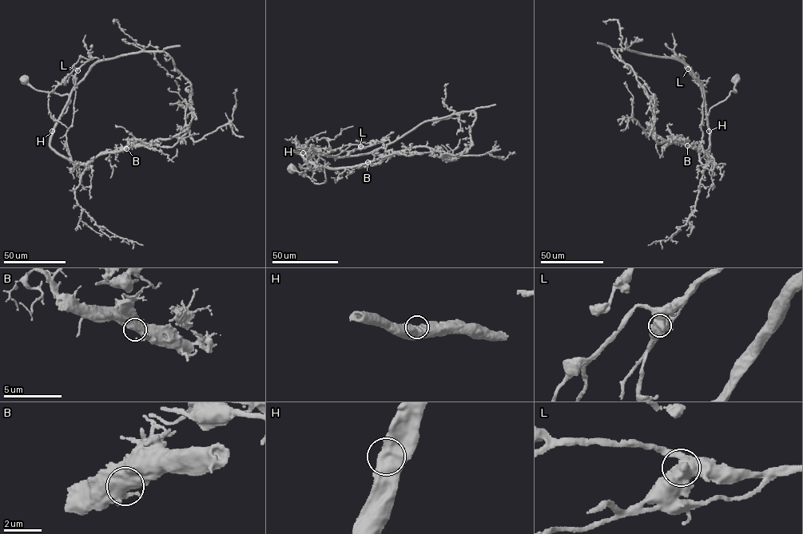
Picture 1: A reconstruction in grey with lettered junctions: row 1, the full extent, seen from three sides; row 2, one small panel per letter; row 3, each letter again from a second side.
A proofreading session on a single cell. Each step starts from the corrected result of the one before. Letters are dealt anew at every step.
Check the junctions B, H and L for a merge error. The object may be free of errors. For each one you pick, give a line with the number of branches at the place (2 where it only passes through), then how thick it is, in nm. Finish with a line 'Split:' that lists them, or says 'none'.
Split: none

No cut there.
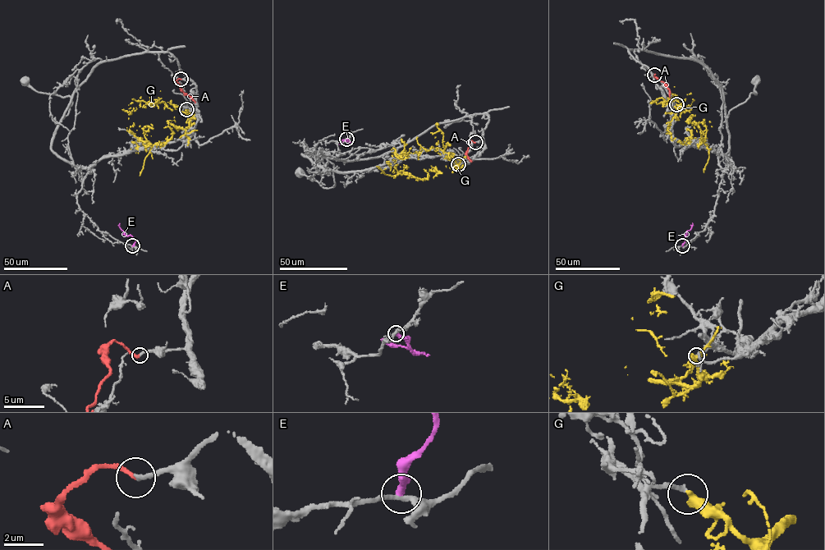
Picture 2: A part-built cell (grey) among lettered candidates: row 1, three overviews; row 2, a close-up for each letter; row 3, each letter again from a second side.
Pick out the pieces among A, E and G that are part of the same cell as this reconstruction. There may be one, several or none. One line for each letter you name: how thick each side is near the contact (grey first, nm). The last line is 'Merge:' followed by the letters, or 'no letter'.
A: Thickness 240 nm (grey) against 240 nm
Merge: A

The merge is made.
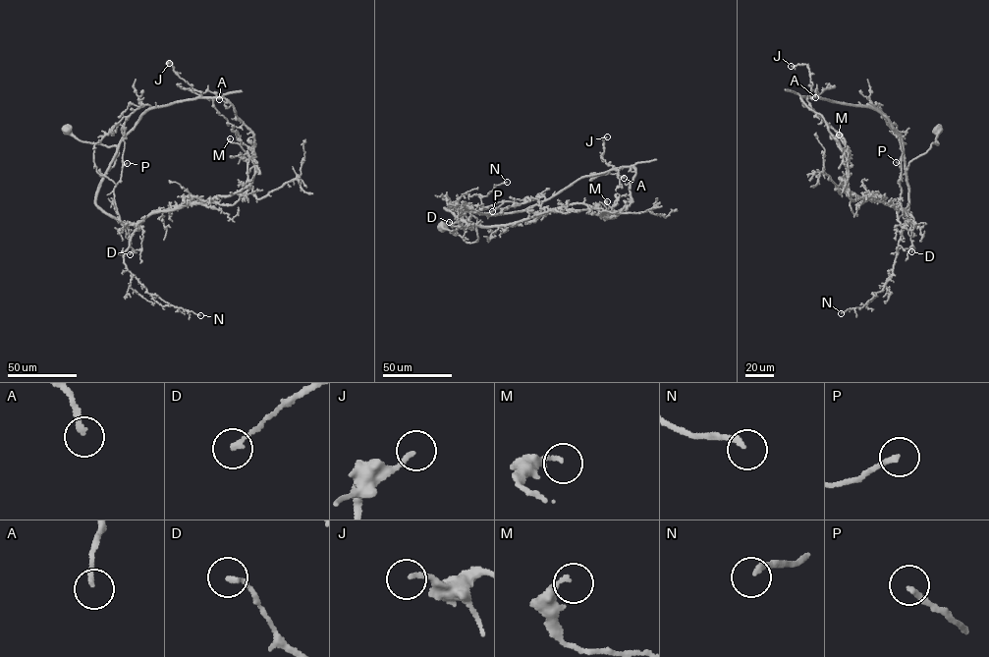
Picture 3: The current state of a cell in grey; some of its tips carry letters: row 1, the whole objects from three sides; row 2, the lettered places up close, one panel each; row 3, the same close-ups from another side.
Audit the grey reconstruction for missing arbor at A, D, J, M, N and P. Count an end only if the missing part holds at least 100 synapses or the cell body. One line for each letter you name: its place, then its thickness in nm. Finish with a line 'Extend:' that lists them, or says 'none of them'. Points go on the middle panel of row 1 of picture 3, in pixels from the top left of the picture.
Extend: none of them

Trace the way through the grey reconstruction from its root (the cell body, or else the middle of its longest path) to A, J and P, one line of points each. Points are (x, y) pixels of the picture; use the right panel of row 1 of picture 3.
A: (938, 129), (938, 143), (906, 170), (902, 141), (887, 118), (870, 107), (819, 98), (816, 89), (815, 97)
J: (938, 129), (938, 143), (906, 170), (902, 141), (887, 118), (870, 107), (815, 97), (807, 65), (791, 66)
P: (938, 129), (938, 143), (932, 143), (906, 170), (899, 137), (901, 163), (896, 162)

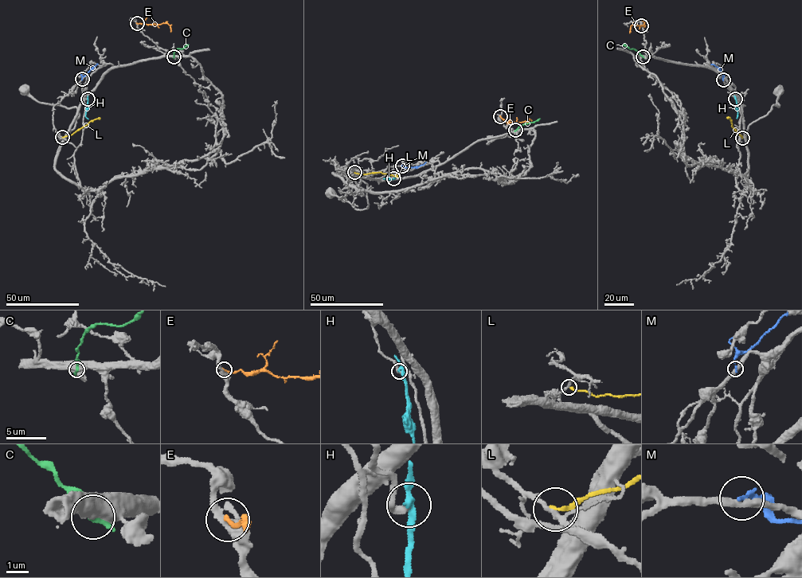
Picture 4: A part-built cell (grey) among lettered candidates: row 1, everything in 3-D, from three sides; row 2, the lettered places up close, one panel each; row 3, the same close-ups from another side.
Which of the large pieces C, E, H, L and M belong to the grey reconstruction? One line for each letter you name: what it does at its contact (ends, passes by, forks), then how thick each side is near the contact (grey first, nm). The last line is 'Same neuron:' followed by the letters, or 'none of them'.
H: it passes by; calibres 260 and 240 nm
Same neuron: H

